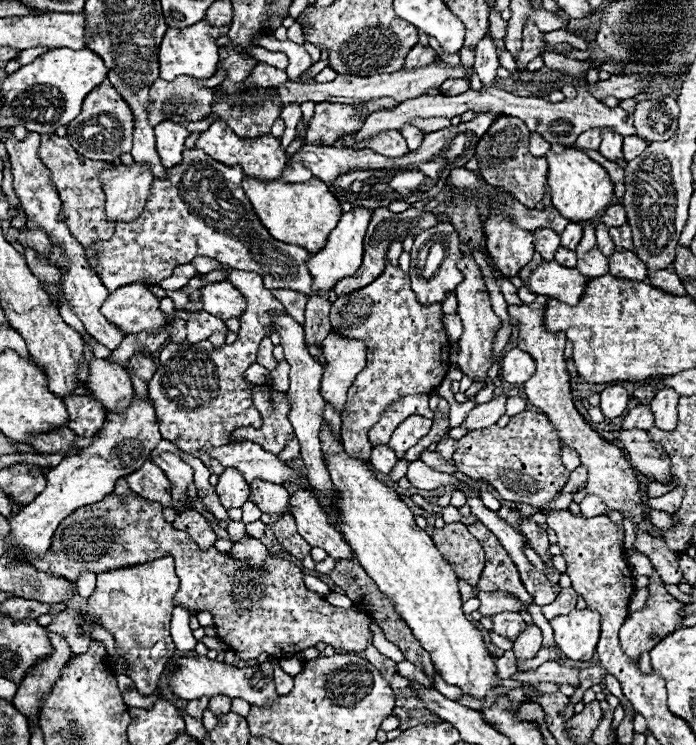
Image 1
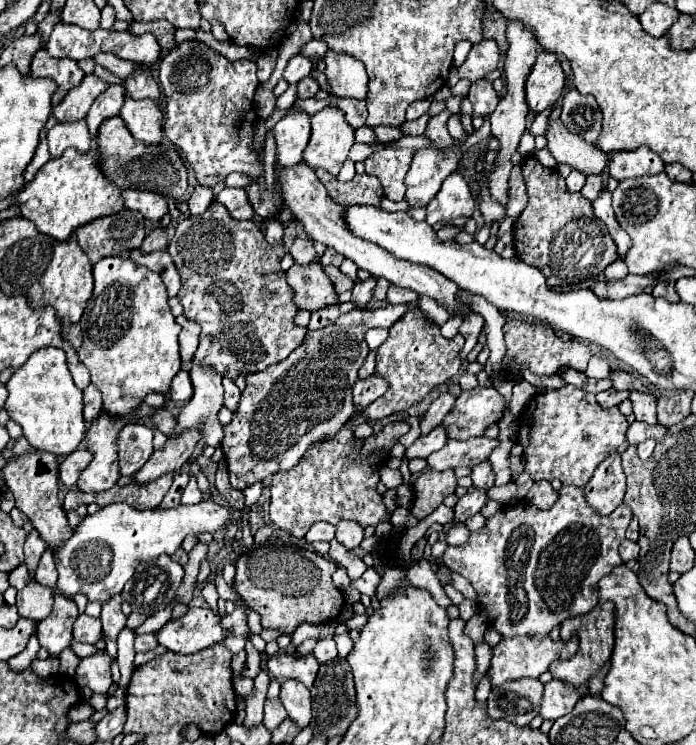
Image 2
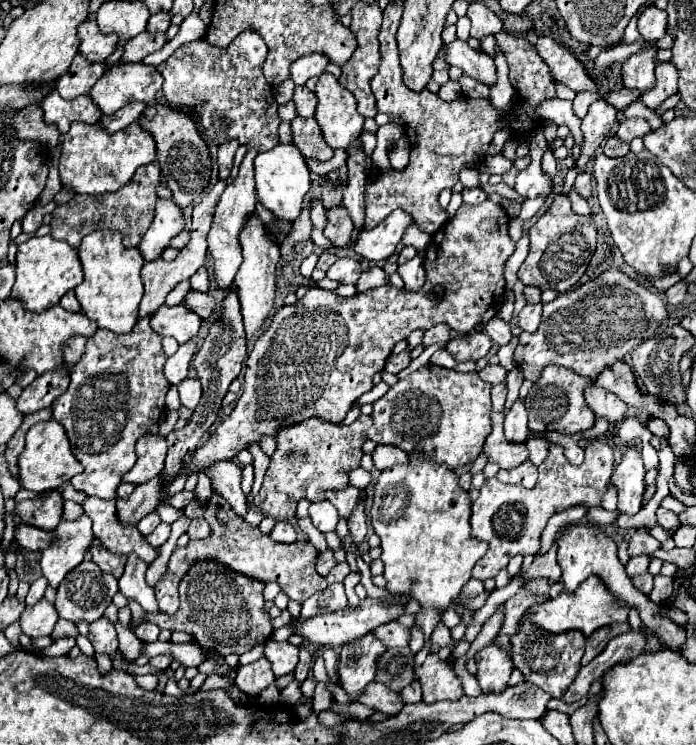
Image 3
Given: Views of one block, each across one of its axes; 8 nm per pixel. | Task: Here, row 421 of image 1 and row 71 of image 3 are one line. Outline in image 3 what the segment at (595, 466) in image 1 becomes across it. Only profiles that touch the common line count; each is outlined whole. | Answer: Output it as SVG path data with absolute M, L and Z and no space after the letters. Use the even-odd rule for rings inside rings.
M540 36L536 42L536 50L540 58L548 64L552 78L556 82L572 88L574 92L596 92L596 84L586 74L582 64L558 42L554 42L552 38Z

